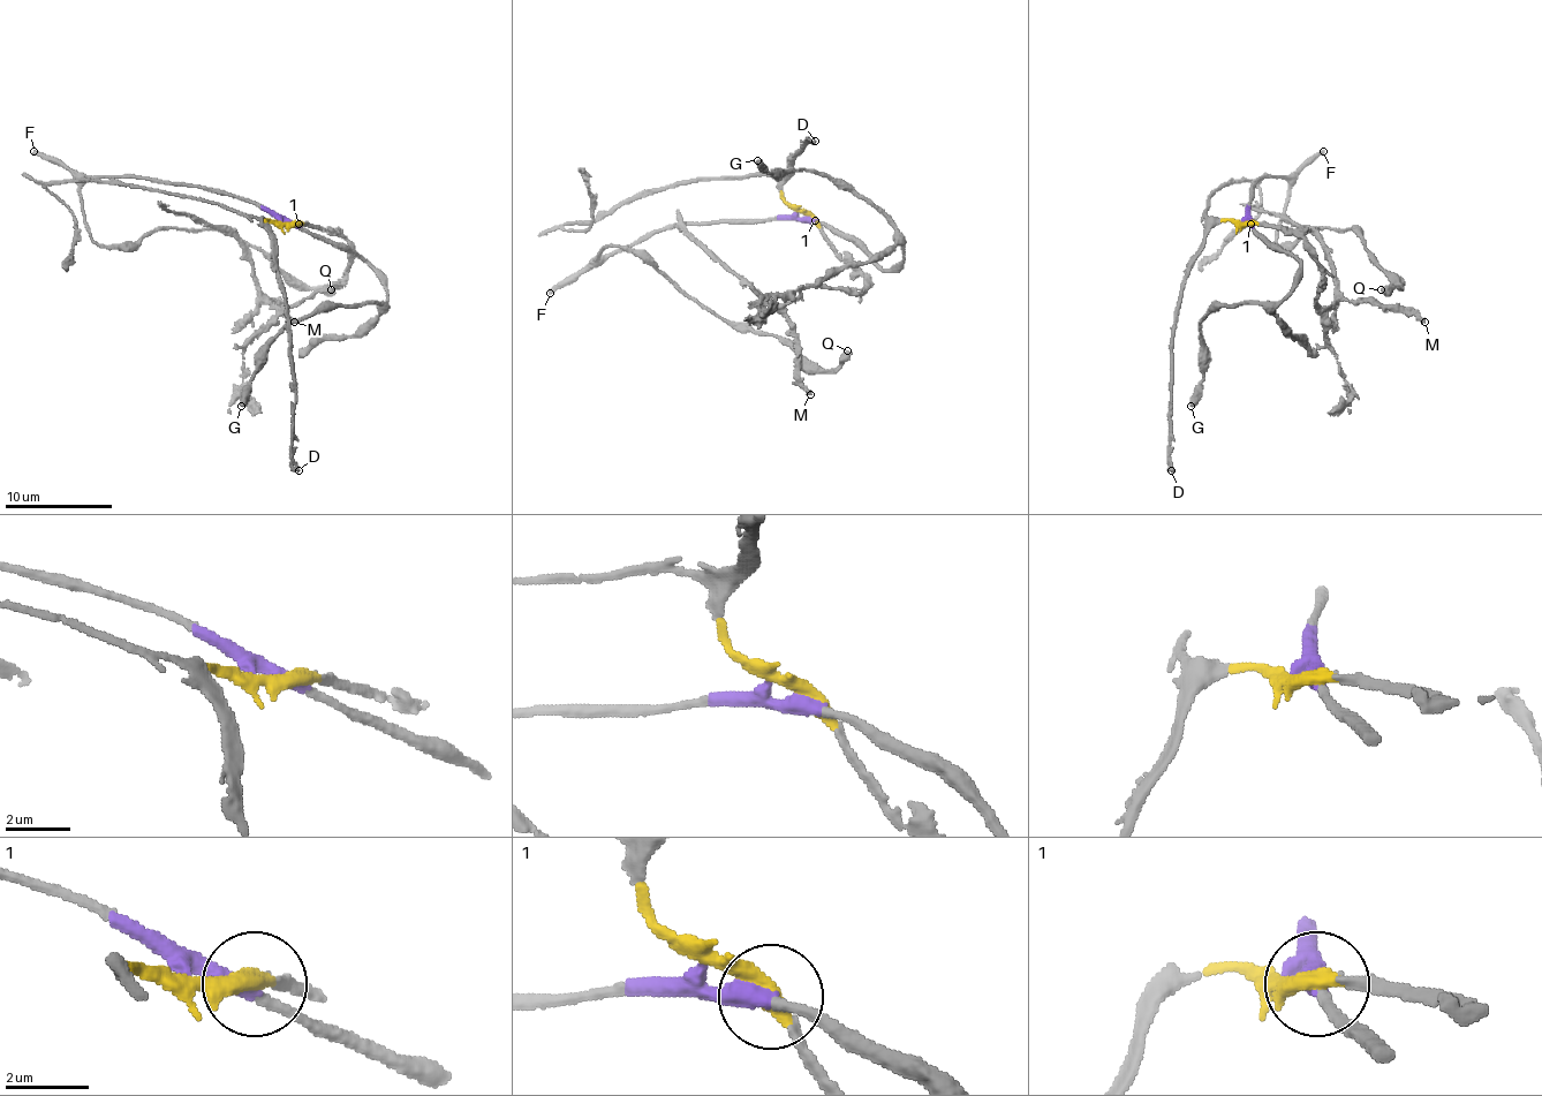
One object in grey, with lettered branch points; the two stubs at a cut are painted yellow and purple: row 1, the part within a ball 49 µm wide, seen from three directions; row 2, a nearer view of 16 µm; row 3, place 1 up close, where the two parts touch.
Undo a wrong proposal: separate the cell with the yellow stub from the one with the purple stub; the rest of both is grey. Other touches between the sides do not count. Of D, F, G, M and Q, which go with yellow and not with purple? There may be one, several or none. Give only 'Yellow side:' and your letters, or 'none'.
Yellow side: D, M

